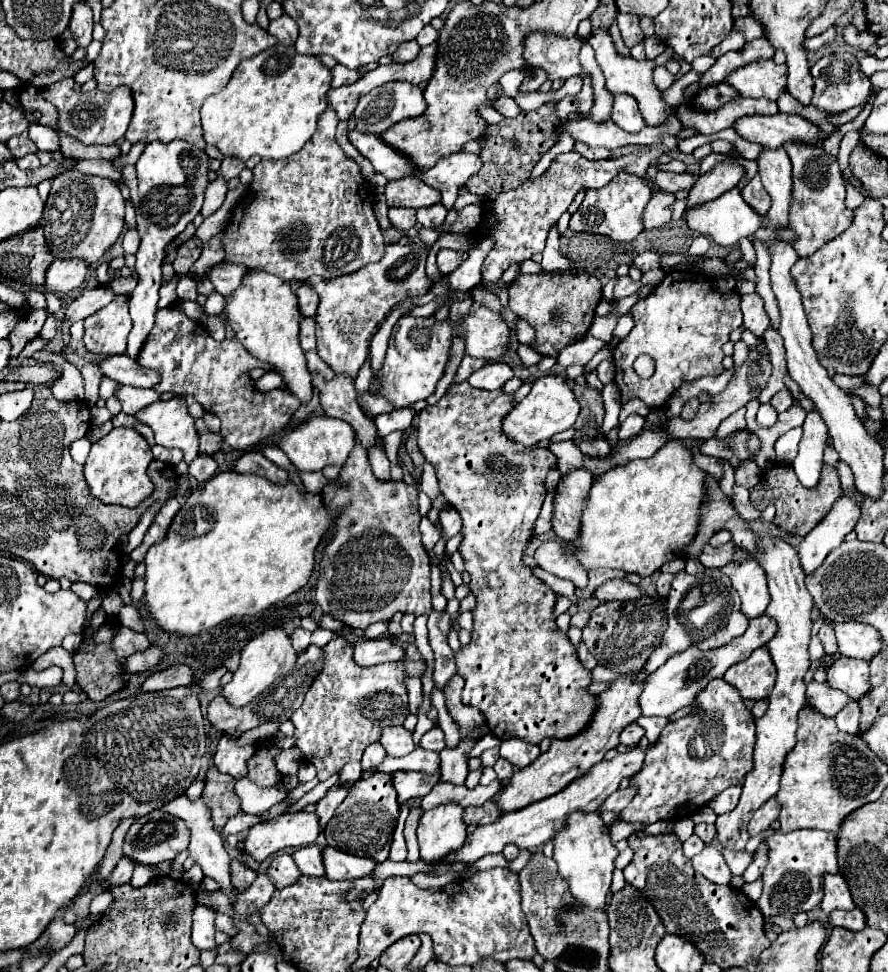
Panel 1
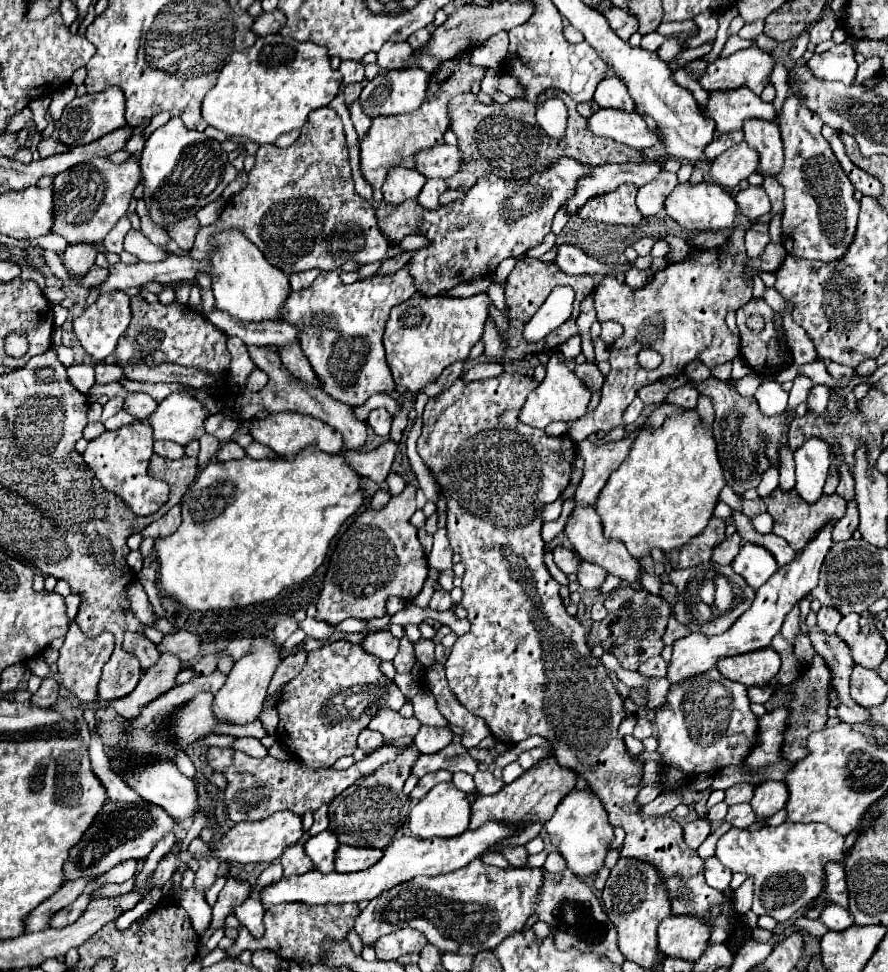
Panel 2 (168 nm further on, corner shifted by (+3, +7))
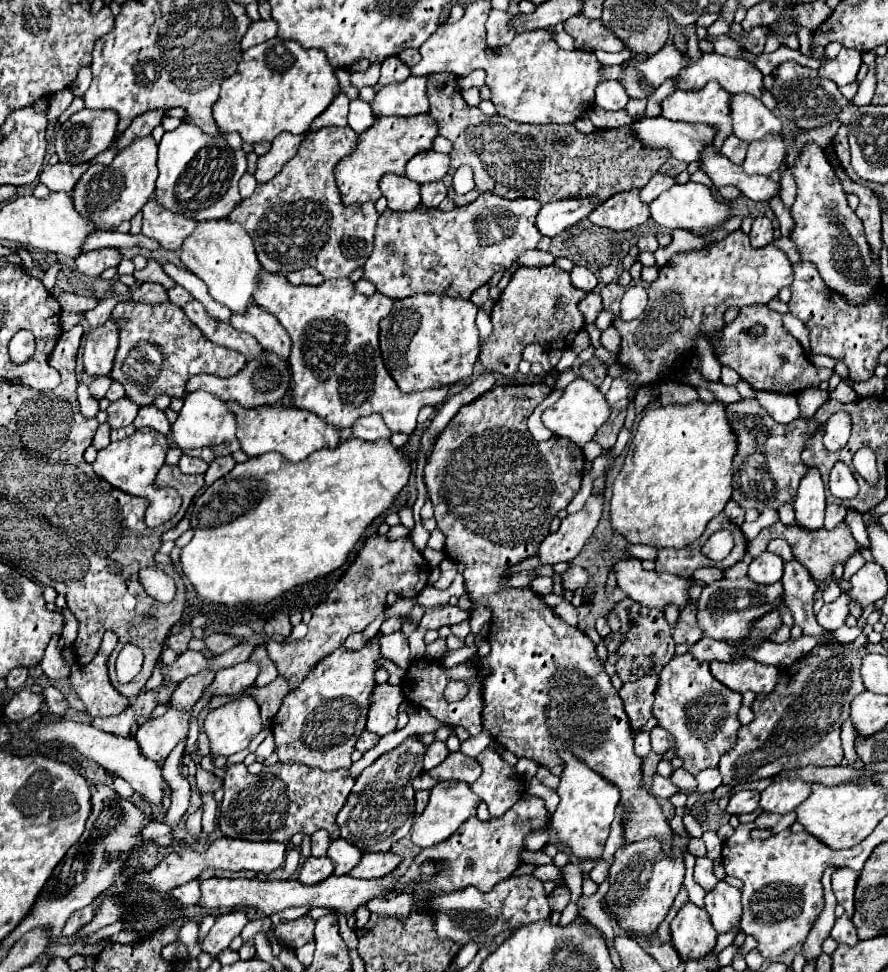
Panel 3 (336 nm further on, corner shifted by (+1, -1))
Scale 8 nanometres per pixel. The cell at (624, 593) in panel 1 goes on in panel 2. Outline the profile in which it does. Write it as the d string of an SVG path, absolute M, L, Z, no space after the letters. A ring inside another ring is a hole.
M580 562L580 568L578 568L578 582L580 586L588 588L588 590L600 590L604 580L606 580L608 572L602 570L600 566L594 566L590 562Z

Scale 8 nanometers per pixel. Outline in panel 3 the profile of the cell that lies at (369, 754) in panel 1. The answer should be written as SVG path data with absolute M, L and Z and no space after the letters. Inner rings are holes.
M364 730L364 734L362 734L362 736L358 738L358 742L356 742L356 750L366 752L366 750L370 750L372 746L376 746L376 742L378 742L378 736L372 734L372 732L368 732L368 730Z

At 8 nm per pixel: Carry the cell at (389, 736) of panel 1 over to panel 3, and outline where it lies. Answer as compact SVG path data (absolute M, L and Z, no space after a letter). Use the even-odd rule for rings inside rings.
M376 684L372 690L372 702L368 710L366 730L378 736L390 734L396 730L398 706L404 702L404 694L400 686L392 684Z

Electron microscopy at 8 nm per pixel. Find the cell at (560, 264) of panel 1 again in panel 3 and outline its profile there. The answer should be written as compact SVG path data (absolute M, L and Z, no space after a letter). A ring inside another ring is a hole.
M574 266L570 276L572 276L572 284L578 290L584 290L584 292L592 292L596 288L596 284L598 284L598 278L590 270L586 270L582 266Z

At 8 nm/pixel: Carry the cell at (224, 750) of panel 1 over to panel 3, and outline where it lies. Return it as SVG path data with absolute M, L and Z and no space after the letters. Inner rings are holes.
M278 762L254 776L248 774L244 764L232 764L226 770L224 798L218 808L218 828L226 838L252 842L288 842L296 832L310 836L324 828L330 840L336 840L340 838L336 816L350 790L352 778L346 770L324 772L298 762Z

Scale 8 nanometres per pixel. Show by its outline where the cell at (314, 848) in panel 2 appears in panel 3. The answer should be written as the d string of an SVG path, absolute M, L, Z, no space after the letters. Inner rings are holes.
M332 840L330 848L328 848L328 858L332 858L332 862L336 864L334 874L336 876L344 876L348 874L362 858L362 850L358 850L356 846L352 846L346 840Z

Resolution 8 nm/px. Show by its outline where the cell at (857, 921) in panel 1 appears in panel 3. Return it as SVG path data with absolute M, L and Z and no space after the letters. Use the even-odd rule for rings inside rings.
M842 914L840 918L836 918L830 936L832 936L838 944L842 942L842 944L848 944L848 946L856 946L856 942L858 942L856 928L854 928L852 920L850 920L846 914Z

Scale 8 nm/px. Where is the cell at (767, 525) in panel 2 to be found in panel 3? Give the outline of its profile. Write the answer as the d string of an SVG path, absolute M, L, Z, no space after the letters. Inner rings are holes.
M772 540L772 542L768 544L768 552L778 554L778 556L784 558L786 562L790 562L790 560L794 558L794 552L792 552L792 548L790 548L790 544L788 544L786 540Z

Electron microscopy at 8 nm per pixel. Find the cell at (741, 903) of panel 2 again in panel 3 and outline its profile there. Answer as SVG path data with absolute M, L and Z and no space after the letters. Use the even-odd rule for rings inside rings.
M739 924L736 926L736 928L730 930L730 932L718 935L716 946L710 952L710 954L719 954L724 948L731 945L740 930L741 927Z

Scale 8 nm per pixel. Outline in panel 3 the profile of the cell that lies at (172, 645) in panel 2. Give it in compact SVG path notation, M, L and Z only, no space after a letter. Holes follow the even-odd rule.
M210 634L210 636L206 638L206 646L208 646L212 652L216 652L216 654L222 654L222 652L226 652L226 650L234 648L236 644L238 644L238 640L236 640L234 636L224 636L224 634Z

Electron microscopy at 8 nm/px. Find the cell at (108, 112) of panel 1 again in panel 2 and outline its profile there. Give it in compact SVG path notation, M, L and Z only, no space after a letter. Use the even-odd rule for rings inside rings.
M110 86L110 90L96 92L96 94L84 94L76 96L66 108L60 118L60 140L68 146L80 146L80 144L90 144L104 134L110 134L122 126L126 126L124 118L124 94L118 86Z

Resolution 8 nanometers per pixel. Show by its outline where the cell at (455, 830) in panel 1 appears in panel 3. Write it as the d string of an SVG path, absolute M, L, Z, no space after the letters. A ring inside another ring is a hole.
M444 780L438 782L432 792L430 792L430 802L426 806L426 810L416 818L414 826L412 826L412 842L418 844L420 848L430 848L436 846L440 842L444 842L446 838L450 838L470 816L476 816L476 808L480 804L480 798L470 790L470 786L466 782L458 782L458 780Z

